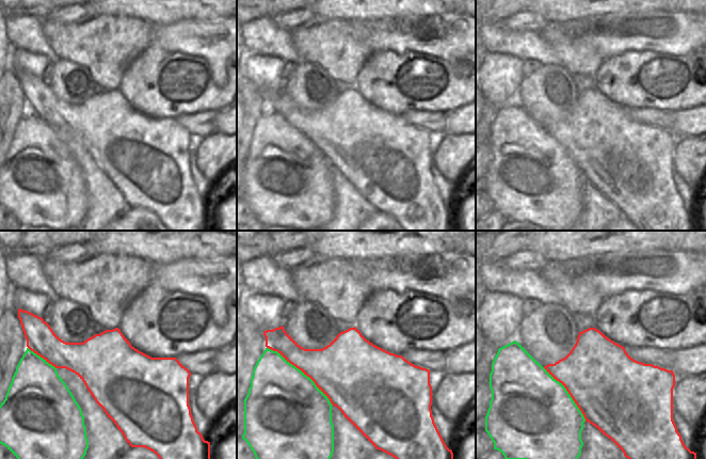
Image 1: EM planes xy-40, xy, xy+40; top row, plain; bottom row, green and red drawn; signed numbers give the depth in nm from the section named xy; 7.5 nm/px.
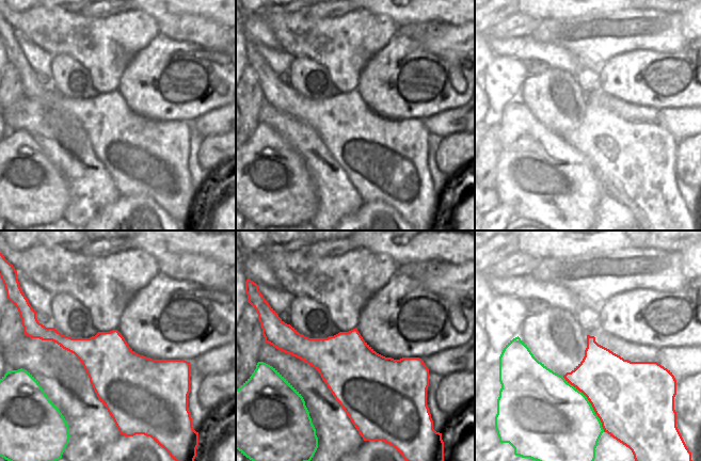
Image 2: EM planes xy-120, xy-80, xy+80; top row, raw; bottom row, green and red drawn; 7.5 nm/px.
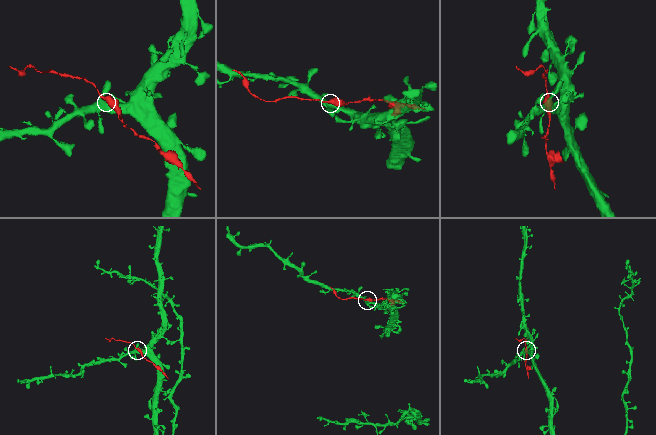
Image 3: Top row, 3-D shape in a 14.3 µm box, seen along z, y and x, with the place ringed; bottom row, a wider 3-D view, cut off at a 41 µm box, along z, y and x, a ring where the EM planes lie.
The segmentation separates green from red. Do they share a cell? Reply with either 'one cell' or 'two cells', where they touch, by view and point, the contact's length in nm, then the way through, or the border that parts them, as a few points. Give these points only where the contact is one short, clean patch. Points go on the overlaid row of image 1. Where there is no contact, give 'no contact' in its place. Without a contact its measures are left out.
two cells; contact xy (301, 370); length 650 nm

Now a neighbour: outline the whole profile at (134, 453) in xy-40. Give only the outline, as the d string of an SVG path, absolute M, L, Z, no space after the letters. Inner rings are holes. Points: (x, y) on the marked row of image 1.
M131 447L115 459L159 459L159 457L145 447Z

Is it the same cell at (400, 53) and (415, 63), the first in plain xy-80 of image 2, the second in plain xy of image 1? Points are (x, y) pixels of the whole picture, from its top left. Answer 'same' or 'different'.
same

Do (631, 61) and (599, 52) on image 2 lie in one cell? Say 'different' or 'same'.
different

